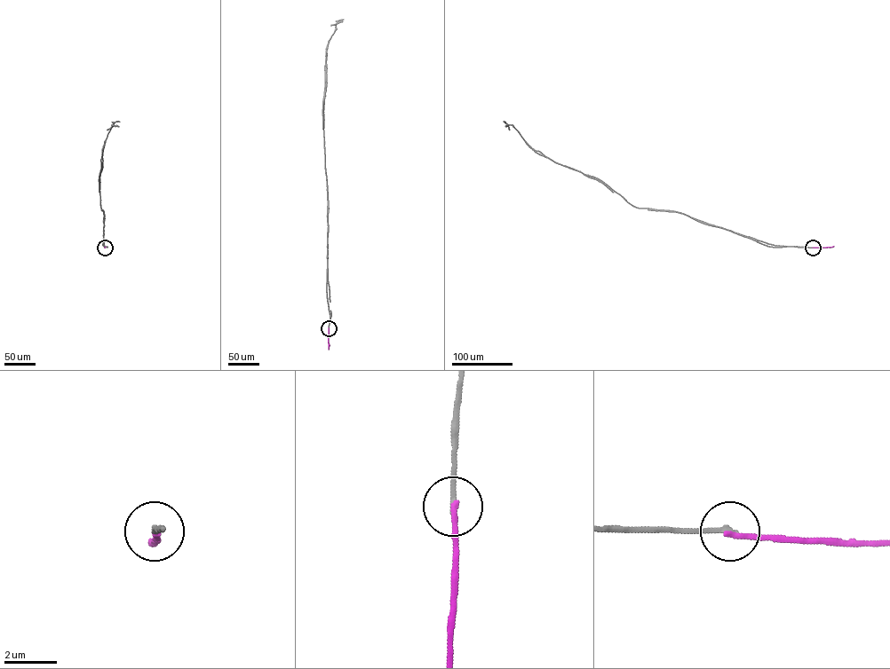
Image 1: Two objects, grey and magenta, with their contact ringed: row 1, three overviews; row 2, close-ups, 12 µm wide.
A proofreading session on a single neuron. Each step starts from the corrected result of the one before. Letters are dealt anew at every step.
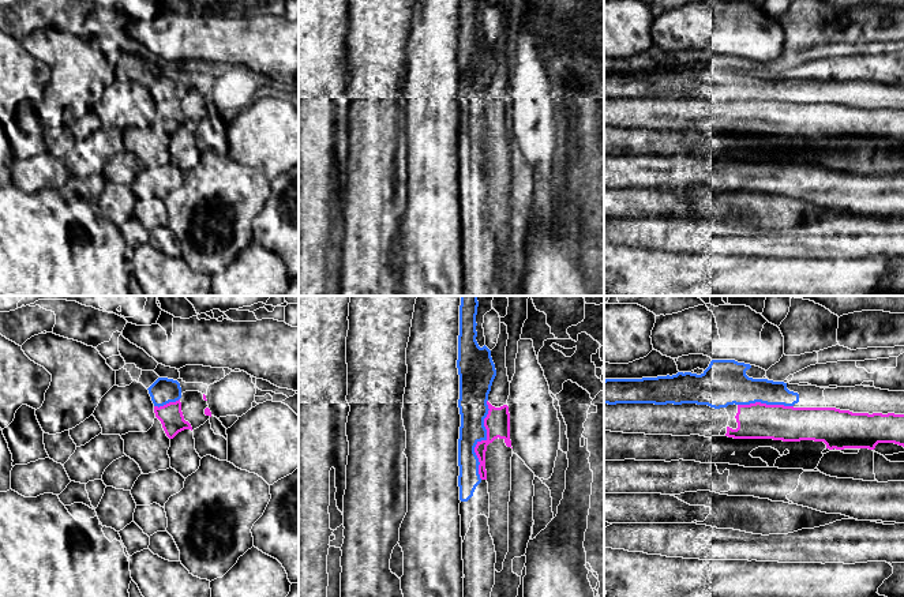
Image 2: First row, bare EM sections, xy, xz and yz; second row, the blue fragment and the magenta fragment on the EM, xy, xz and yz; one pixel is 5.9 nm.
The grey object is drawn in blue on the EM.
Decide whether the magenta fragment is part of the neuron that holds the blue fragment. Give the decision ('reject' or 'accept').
reject

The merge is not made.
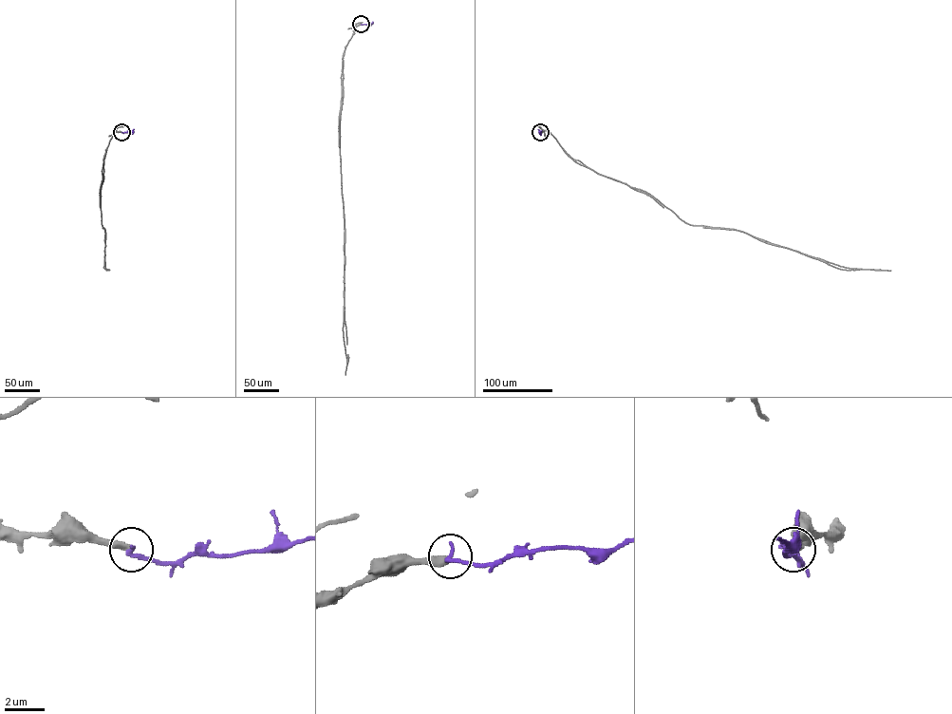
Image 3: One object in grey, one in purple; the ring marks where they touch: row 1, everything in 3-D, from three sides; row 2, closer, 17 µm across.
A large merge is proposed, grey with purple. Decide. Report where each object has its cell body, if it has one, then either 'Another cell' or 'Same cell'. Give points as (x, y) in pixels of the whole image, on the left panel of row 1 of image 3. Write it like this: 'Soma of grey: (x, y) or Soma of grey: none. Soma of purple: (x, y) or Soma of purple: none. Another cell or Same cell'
Soma of grey: none. Soma of purple: none. Another cell

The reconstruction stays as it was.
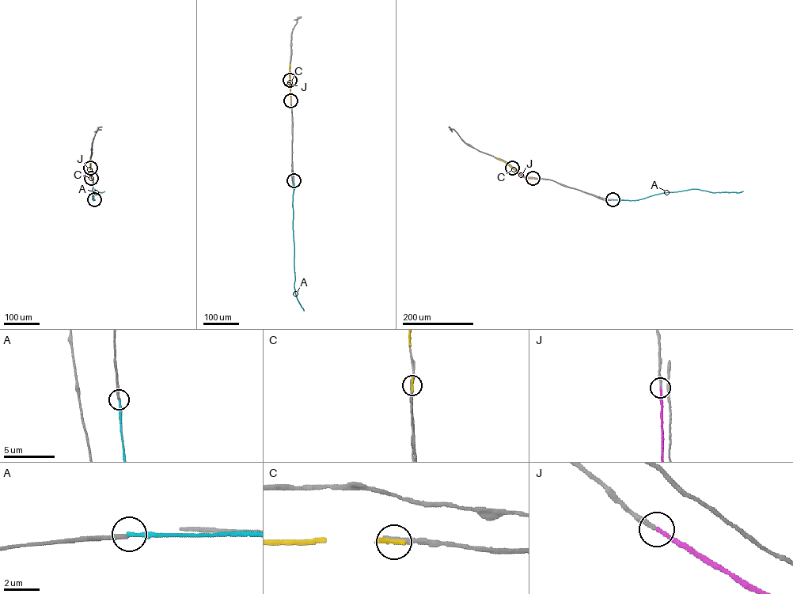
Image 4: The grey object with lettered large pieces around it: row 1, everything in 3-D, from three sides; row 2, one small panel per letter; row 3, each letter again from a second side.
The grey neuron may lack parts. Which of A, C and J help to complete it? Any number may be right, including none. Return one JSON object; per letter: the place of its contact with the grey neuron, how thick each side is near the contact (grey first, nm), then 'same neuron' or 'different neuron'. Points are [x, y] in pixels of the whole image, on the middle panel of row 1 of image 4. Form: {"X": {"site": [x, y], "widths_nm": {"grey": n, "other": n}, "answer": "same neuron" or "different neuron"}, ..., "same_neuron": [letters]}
{"A": {"site": [294, 180], "widths_nm": {"grey": 240, "other": 200}, "answer": "different neuron"}, "C": {"site": [290, 100], "widths_nm": {"grey": 240, "other": 260}, "answer": "different neuron"}, "J": {"site": [290, 80], "widths_nm": {"grey": 240, "other": 200}, "answer": "same neuron"}, "same_neuron": ["J"]}

